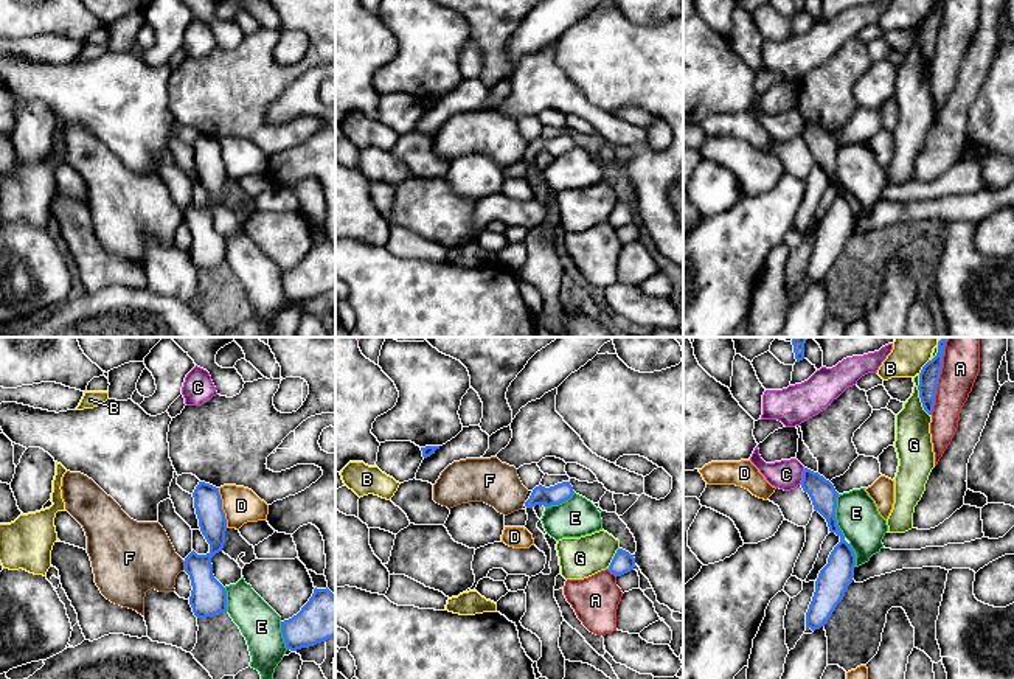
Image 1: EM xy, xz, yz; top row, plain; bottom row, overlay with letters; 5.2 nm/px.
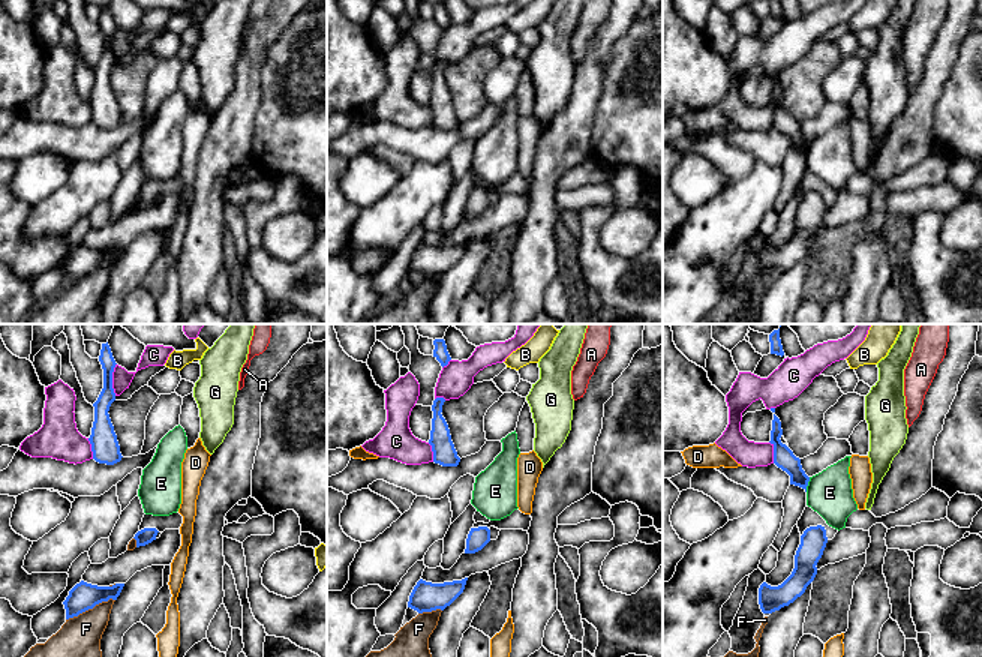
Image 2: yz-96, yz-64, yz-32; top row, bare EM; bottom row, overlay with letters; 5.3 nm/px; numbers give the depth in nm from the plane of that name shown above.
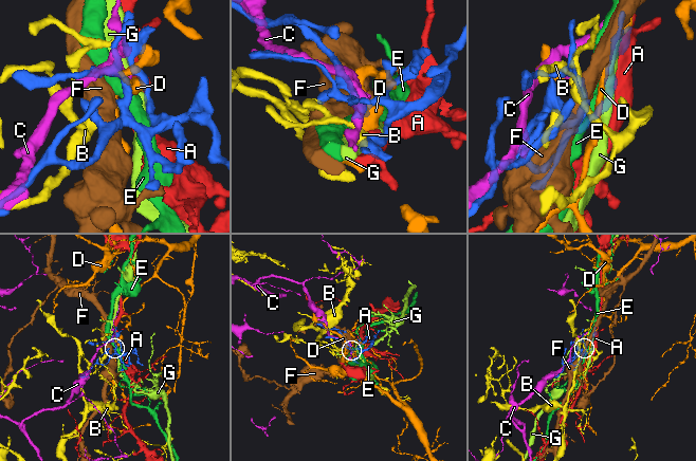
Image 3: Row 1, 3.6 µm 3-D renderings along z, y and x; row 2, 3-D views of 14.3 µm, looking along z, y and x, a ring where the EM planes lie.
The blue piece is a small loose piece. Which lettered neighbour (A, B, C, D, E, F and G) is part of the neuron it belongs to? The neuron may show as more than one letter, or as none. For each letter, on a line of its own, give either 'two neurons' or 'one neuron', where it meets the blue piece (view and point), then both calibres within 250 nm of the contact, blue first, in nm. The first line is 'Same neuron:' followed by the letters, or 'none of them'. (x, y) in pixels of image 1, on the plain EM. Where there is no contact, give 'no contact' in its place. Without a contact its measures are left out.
Same neuron: none of them
A: two neurons | yz (937, 33) | 100/190 nm
B: two neurons | yz (923, 19) | 100/160 nm
C: two neurons | yz (803, 128) | 140/160 nm
D: two neurons | xy (221, 160) | 140/190 nm
E: two neurons | yz (834, 168) | 140/220 nm
F: two neurons | xy (185, 218) | 190/360 nm
G: two neurons | yz (920, 47) | 100/190 nm

